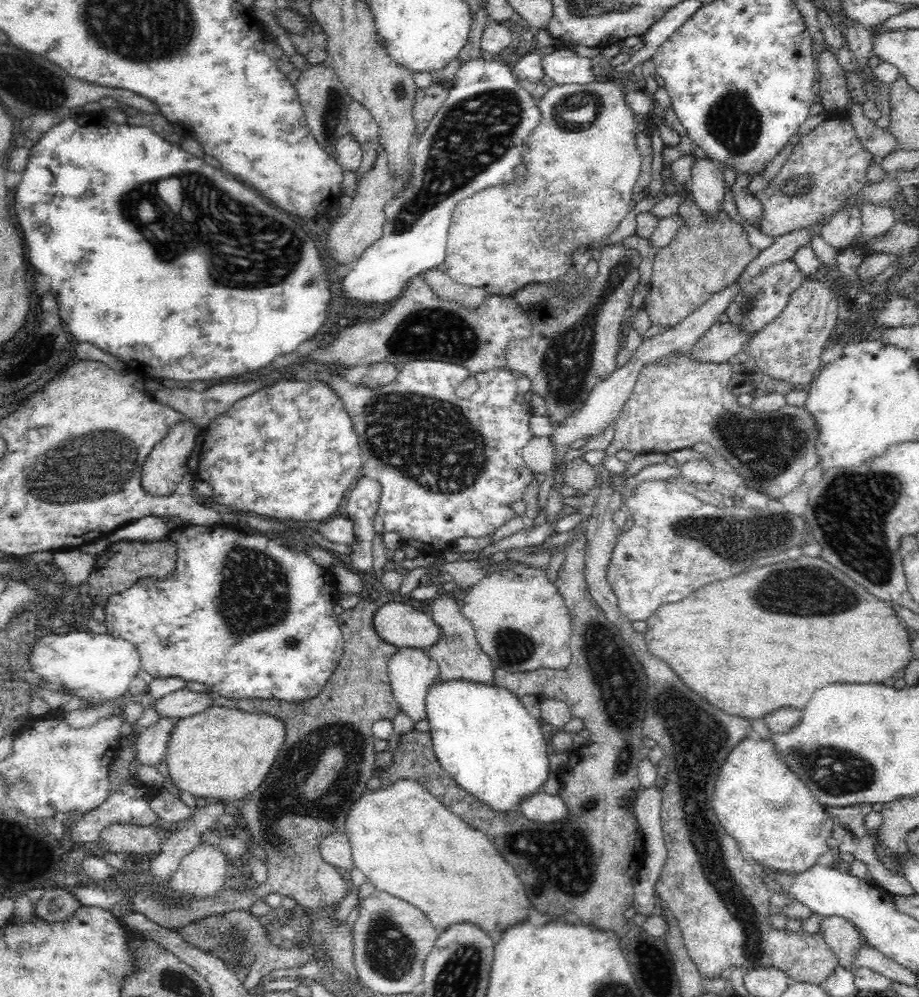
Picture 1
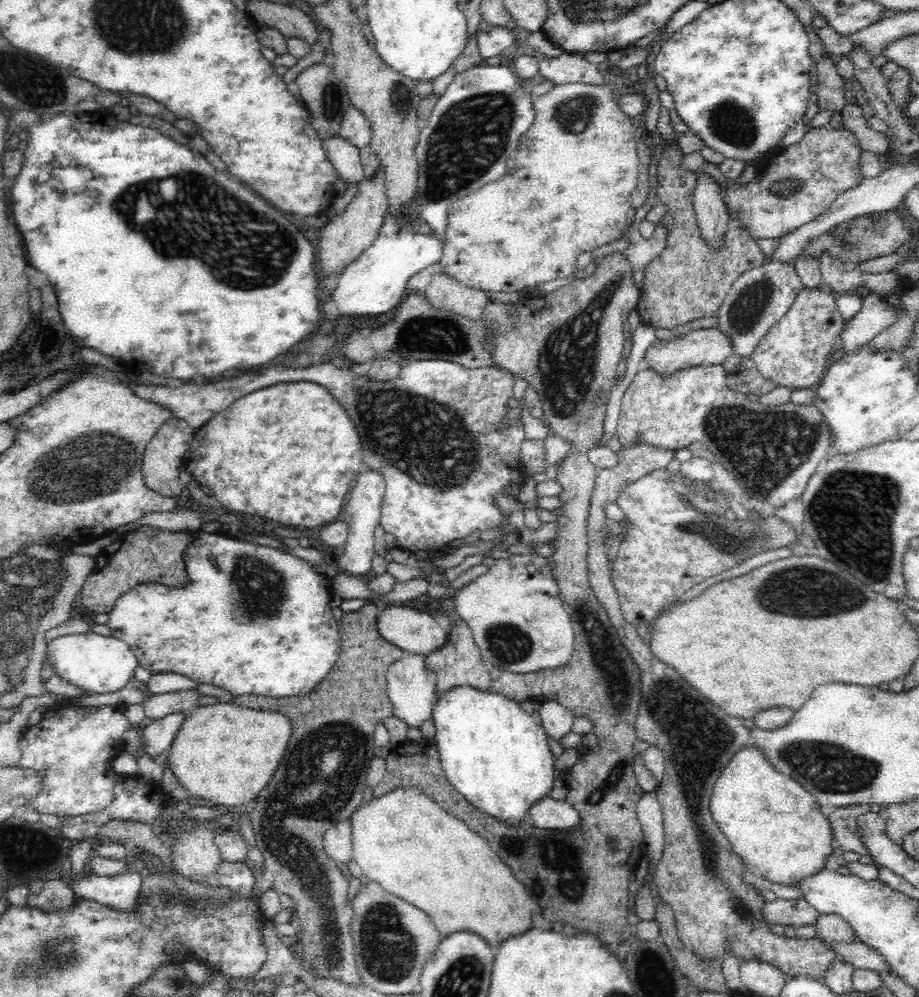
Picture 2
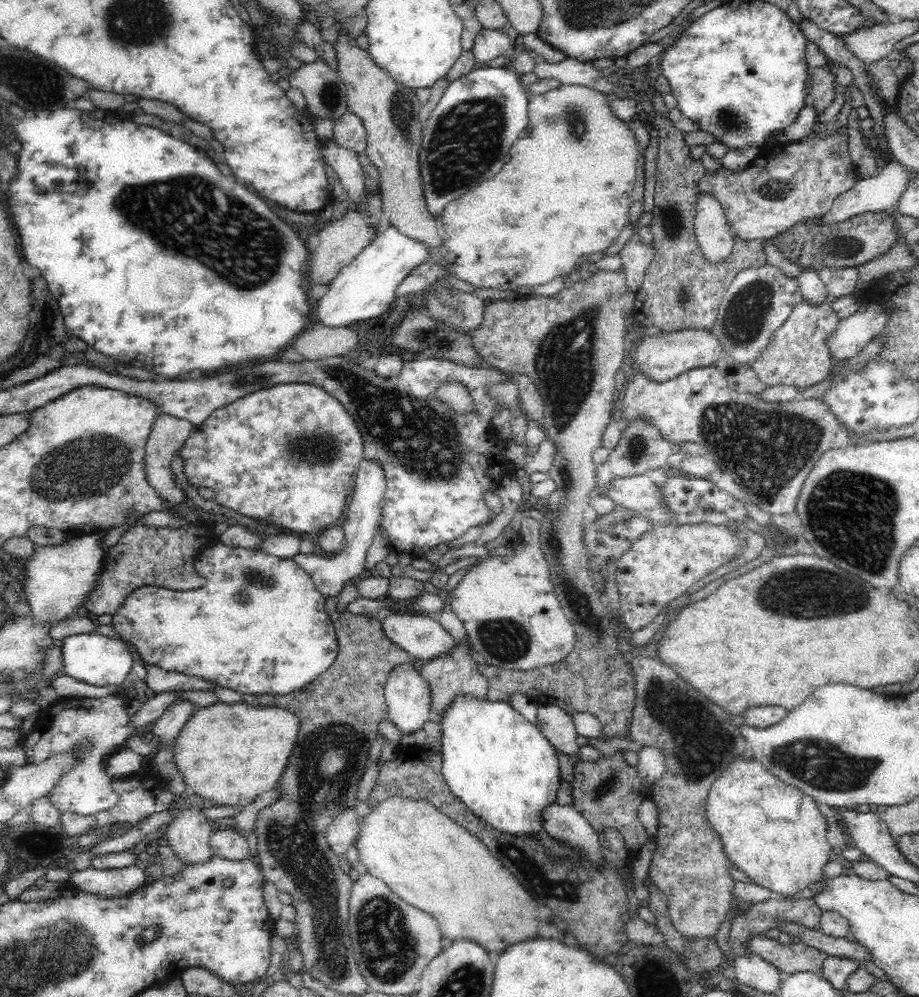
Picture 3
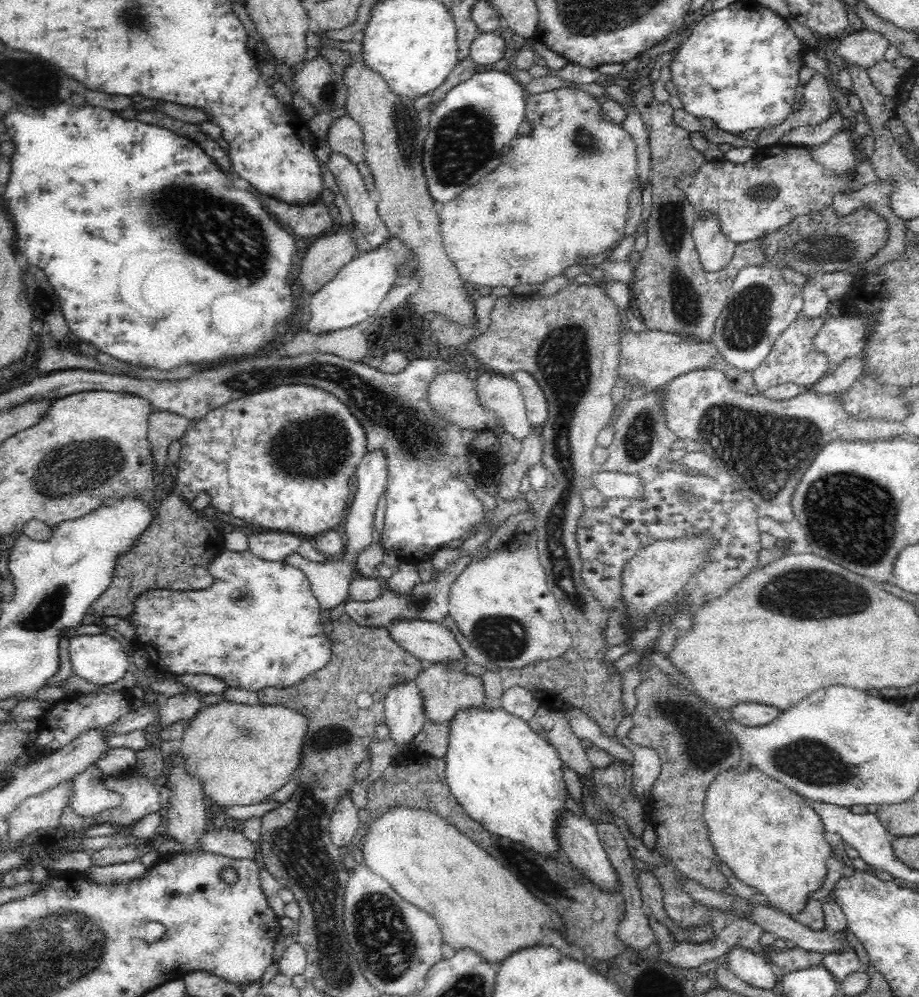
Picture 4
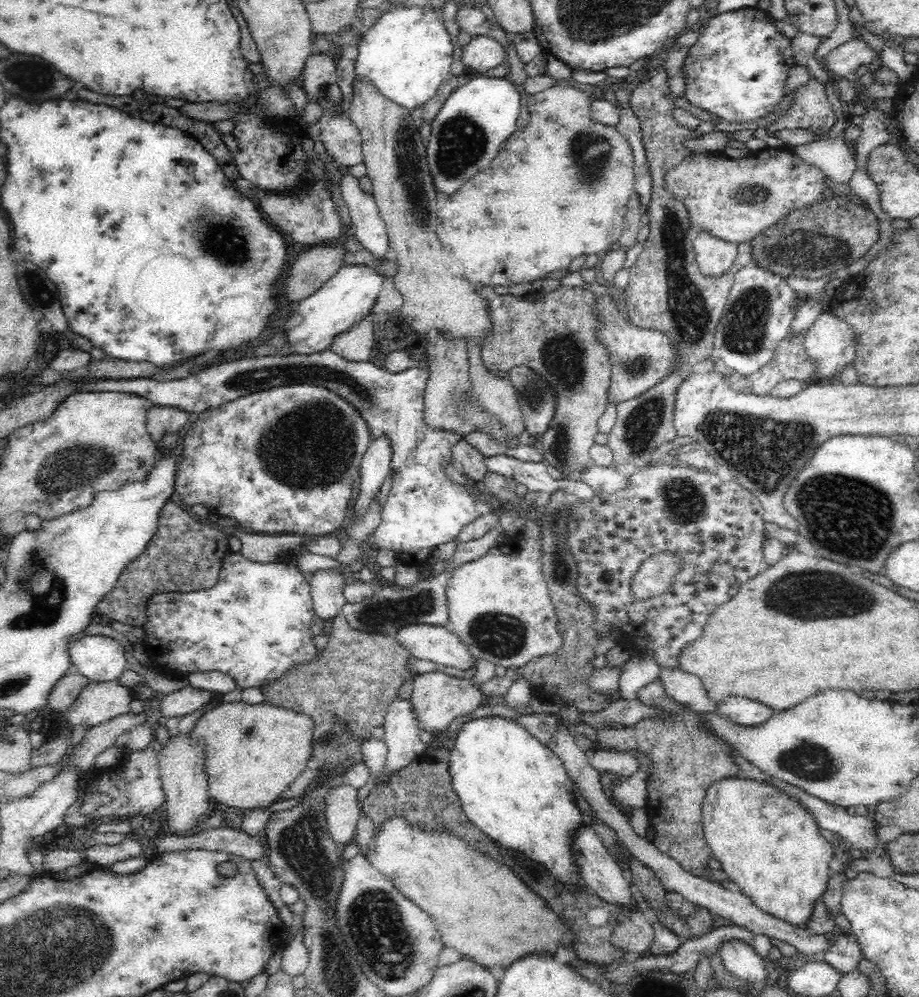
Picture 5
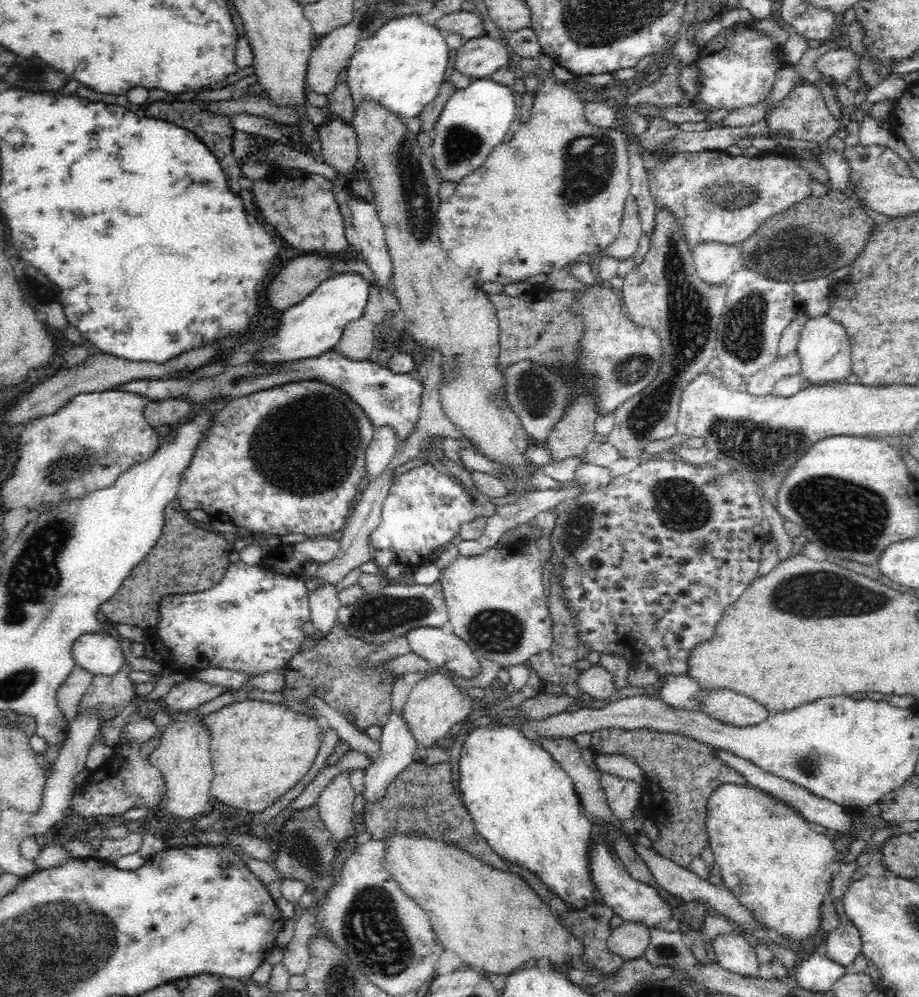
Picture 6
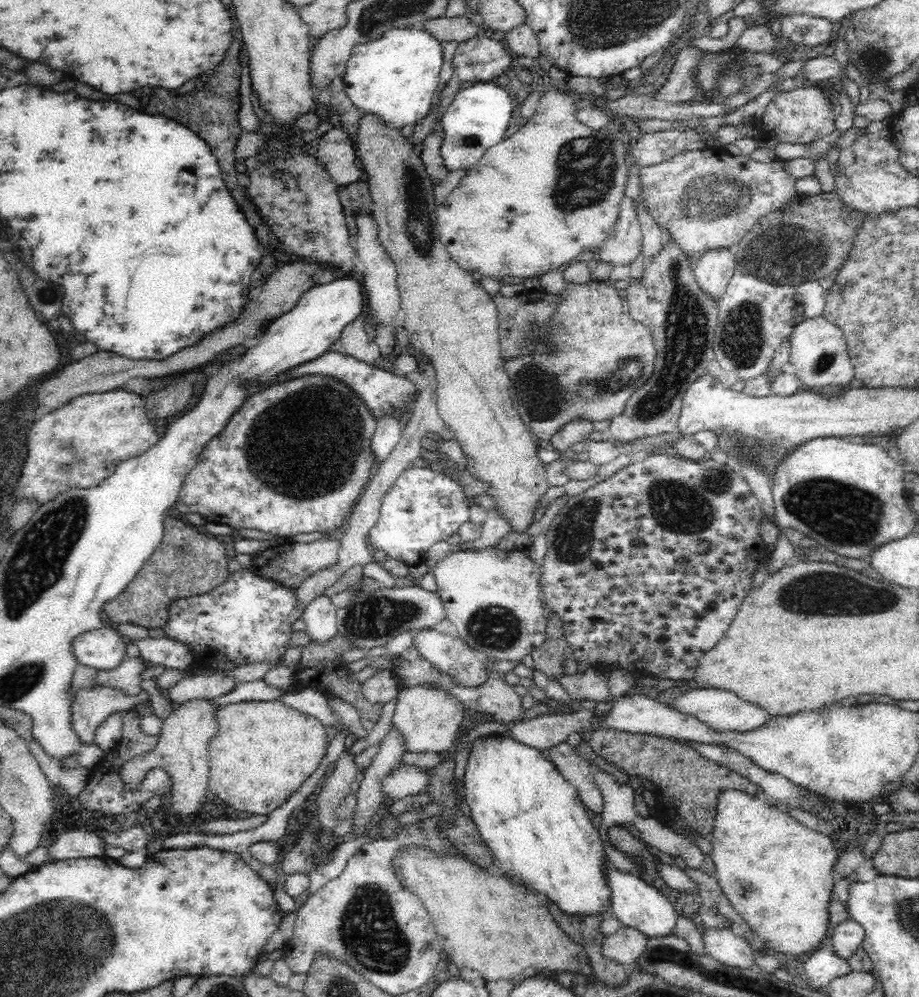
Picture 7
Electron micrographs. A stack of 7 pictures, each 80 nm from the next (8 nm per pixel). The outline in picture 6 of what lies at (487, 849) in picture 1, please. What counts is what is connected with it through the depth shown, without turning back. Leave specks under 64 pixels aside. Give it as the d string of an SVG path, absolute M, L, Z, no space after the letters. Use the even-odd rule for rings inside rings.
M392 830L392 832L388 834L388 838L384 838L382 841L384 841L385 858L384 862L381 862L381 866L383 866L391 875L391 878L399 884L399 888L404 894L408 895L416 904L420 905L420 908L424 910L424 913L426 913L427 916L430 916L430 923L432 924L434 933L436 934L436 937L440 939L443 948L452 950L452 952L458 954L466 964L470 964L470 966L474 966L474 968L482 968L482 970L486 970L486 974L510 974L510 972L514 972L516 968L524 966L526 962L530 962L530 960L542 960L542 958L548 958L548 962L552 962L552 964L554 964L554 962L560 962L560 960L568 960L568 962L570 962L574 959L576 967L584 967L582 960L579 958L580 952L582 952L582 943L580 940L573 937L570 932L566 931L564 926L558 924L558 920L552 916L548 904L538 898L534 893L534 890L528 888L526 882L524 882L520 876L510 872L510 870L502 871L492 868L492 866L489 865L484 866L484 863L476 858L476 856L470 855L459 846L444 840L439 841L430 839L426 835L419 836L419 833L407 833L400 832L399 830Z

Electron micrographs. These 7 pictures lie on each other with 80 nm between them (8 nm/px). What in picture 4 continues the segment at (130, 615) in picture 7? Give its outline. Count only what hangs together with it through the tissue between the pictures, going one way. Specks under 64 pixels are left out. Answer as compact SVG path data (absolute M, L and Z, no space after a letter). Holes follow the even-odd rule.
M171 484L168 494L164 494L161 499L160 507L157 507L156 515L152 518L151 524L147 530L140 532L140 536L134 540L130 550L122 554L116 560L114 570L112 570L112 579L108 588L94 602L92 602L90 611L98 616L117 616L120 618L128 617L128 614L134 612L134 602L140 594L146 590L170 589L174 591L202 590L212 586L212 574L208 571L210 562L214 560L220 550L224 550L223 534L212 522L204 520L197 516L193 508L189 507L186 501Z

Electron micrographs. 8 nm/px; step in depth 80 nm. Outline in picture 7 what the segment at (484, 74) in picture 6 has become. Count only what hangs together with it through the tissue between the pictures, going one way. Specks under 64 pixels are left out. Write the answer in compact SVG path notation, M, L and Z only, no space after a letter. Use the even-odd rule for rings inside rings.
M483 33L460 43L453 55L453 75L443 86L440 97L442 112L460 90L460 82L488 82L503 74L513 55L494 34Z

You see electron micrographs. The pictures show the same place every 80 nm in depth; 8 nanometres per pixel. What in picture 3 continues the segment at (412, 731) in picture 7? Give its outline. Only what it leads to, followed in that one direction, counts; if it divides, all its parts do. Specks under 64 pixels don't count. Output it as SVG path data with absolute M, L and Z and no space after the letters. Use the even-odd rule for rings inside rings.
M466 634L466 641L456 643L455 649L452 649L450 653L442 654L440 657L433 657L431 660L423 662L420 667L420 674L425 681L429 682L429 688L431 689L431 710L434 717L442 716L456 696L468 694L482 699L487 696L488 679L480 672L479 664L471 656L469 648L473 647Z

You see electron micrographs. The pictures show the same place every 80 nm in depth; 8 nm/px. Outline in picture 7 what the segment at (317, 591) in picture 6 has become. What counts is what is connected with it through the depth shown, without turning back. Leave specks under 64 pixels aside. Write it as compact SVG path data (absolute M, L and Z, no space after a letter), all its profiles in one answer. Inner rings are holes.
M322 593L305 606L303 619L313 642L326 642L337 632L337 610L331 596Z

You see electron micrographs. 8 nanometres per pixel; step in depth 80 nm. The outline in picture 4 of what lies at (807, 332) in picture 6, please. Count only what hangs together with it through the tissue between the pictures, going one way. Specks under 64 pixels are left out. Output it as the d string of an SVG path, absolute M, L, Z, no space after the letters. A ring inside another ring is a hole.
M832 317L820 326L812 346L823 352L832 364L840 364L862 351L867 342L867 328L857 318Z

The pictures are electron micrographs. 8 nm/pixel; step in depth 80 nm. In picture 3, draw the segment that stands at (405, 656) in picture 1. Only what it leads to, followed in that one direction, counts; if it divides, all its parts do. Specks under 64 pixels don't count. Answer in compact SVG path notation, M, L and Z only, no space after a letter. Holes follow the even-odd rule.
M418 663L396 666L388 674L385 684L389 719L402 734L420 730L426 720L434 718L429 682L424 680L420 667L416 666Z

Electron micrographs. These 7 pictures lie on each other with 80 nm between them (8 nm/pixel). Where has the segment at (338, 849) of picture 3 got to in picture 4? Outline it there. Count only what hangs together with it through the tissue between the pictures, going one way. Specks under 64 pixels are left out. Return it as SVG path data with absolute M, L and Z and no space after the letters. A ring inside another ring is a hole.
M350 796L342 797L336 805L335 812L329 822L328 834L332 844L340 852L344 852L346 844L358 832L358 808L352 803Z

